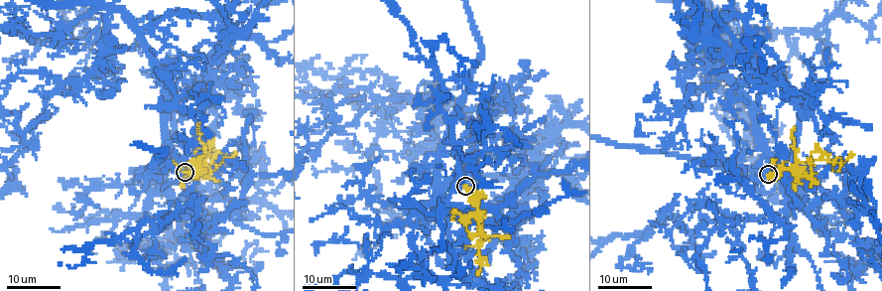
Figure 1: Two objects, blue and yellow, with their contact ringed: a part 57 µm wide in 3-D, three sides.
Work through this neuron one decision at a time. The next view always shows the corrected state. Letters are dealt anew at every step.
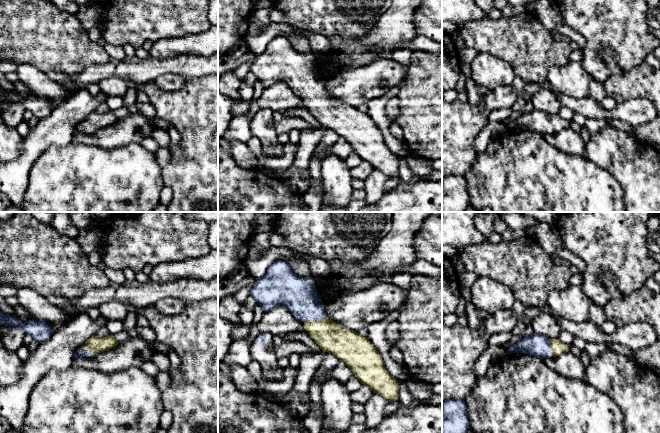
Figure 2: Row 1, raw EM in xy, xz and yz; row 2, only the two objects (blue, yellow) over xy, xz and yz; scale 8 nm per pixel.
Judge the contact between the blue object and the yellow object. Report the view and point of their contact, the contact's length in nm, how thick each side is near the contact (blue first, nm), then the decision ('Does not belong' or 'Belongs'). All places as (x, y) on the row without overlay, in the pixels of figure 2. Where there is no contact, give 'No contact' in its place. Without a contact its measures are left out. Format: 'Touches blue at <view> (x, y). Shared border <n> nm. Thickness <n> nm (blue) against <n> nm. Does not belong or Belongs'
Touches blue at xz (314, 96). Shared border 200 nm. Thickness 300 nm (blue) against 240 nm. Belongs

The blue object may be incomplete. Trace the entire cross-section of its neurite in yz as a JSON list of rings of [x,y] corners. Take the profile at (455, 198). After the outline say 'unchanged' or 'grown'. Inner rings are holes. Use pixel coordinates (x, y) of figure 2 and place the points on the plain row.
[[[448,176],[442,182],[442,212],[464,212],[469,196],[464,176]]]; unchanged

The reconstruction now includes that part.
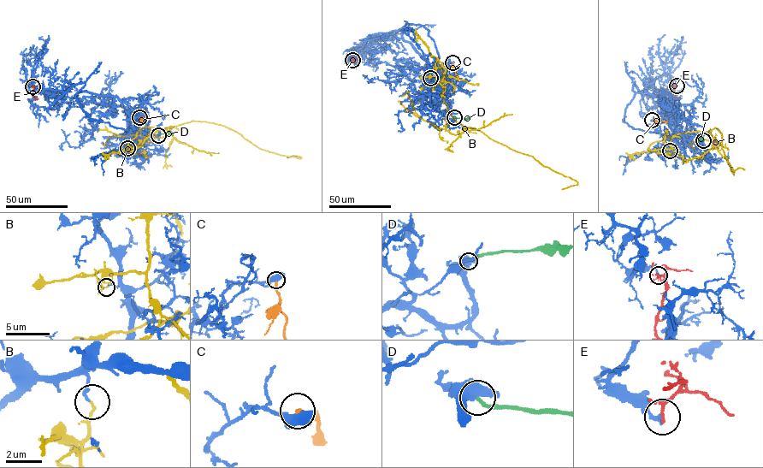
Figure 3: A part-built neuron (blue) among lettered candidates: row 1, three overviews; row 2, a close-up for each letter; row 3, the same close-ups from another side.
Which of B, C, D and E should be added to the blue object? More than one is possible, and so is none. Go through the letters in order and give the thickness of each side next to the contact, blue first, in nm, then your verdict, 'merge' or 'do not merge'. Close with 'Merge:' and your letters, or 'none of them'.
B: 100 nm thick on the blue side, 140 nm on the other; do not merge
C: 440 nm thick on the blue side, 200 nm on the other; do not merge
D: 900 nm thick on the blue side, 220 nm on the other; do not merge
E: 100 nm thick on the blue side, 120 nm on the other; do not merge
Merge: none of them

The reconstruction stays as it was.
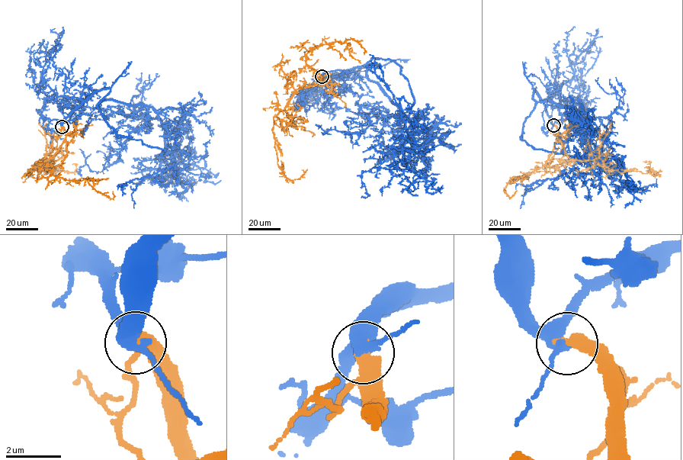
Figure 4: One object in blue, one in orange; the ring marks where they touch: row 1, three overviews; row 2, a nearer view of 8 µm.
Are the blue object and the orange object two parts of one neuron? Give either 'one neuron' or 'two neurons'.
one neuron

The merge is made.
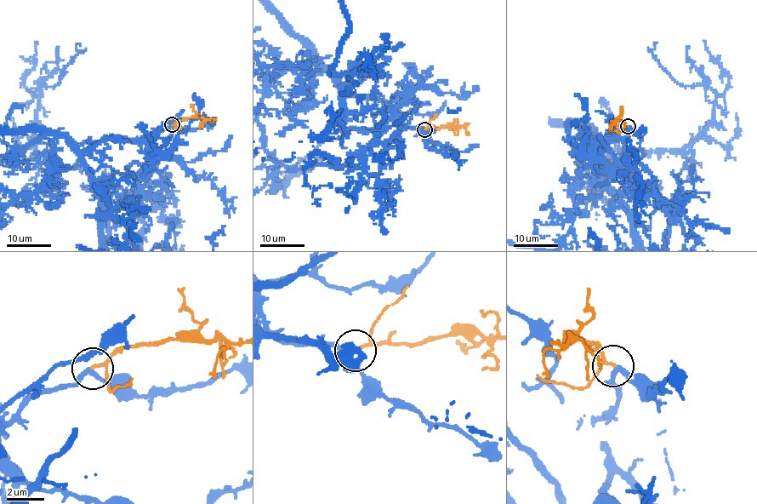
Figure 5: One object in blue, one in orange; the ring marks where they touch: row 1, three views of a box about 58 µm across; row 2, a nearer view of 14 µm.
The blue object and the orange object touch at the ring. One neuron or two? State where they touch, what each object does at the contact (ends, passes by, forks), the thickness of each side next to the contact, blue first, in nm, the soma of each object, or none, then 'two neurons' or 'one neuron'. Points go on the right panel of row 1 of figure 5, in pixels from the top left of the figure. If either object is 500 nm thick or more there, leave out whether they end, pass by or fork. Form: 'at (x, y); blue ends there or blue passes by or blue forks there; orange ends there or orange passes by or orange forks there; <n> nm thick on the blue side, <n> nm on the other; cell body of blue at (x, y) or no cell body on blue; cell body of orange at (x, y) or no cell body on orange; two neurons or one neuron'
at (628, 126); blue passes by; orange passes by; 240 nm thick on the blue side, 130 nm on the other; no cell body on blue; no cell body on orange; one neuron

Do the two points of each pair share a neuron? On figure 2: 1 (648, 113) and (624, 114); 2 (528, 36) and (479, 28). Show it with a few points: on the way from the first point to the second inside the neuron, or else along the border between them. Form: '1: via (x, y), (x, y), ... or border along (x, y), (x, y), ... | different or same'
1: via (642, 114), (630, 114) | same
2: via (516, 36), (491, 36) | same

